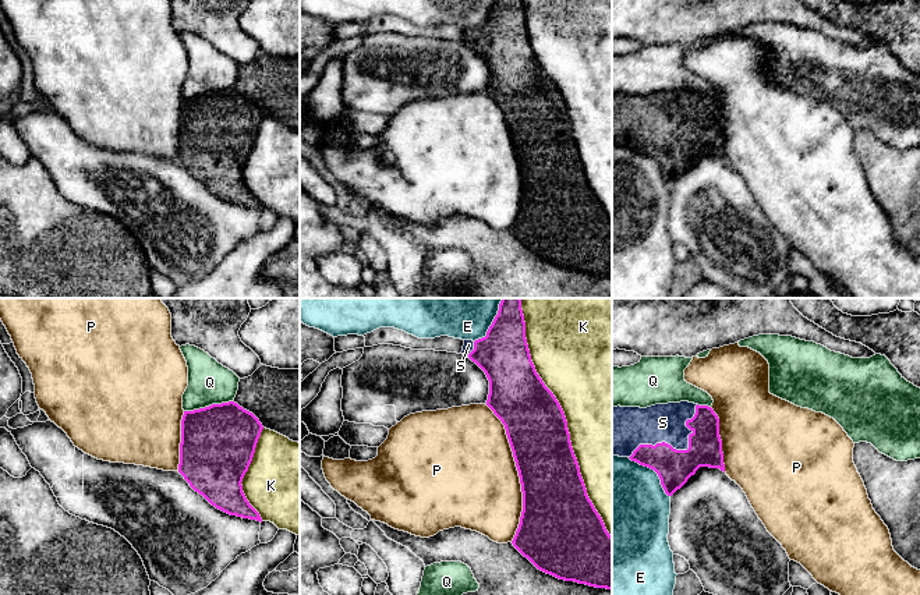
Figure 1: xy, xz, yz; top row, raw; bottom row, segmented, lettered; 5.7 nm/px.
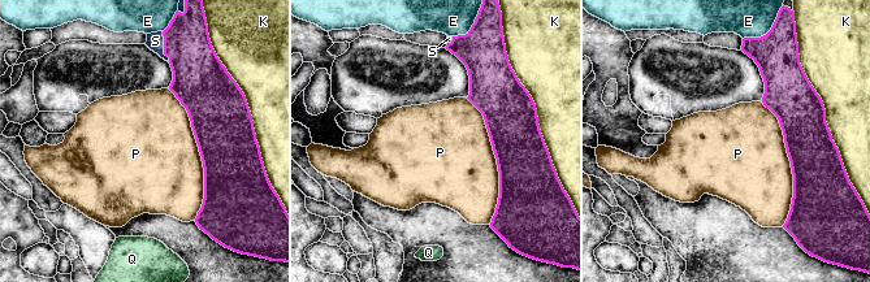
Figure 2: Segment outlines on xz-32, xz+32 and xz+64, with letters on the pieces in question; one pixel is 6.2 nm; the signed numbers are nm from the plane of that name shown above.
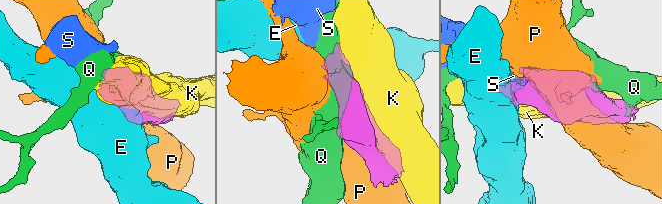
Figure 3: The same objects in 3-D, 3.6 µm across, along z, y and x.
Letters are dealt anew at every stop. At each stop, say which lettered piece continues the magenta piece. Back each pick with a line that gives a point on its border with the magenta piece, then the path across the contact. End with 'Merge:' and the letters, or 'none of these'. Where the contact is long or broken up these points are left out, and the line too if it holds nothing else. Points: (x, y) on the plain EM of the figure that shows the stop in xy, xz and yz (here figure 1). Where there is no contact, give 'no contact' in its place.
S: contact yz (679, 138)
Merge: S

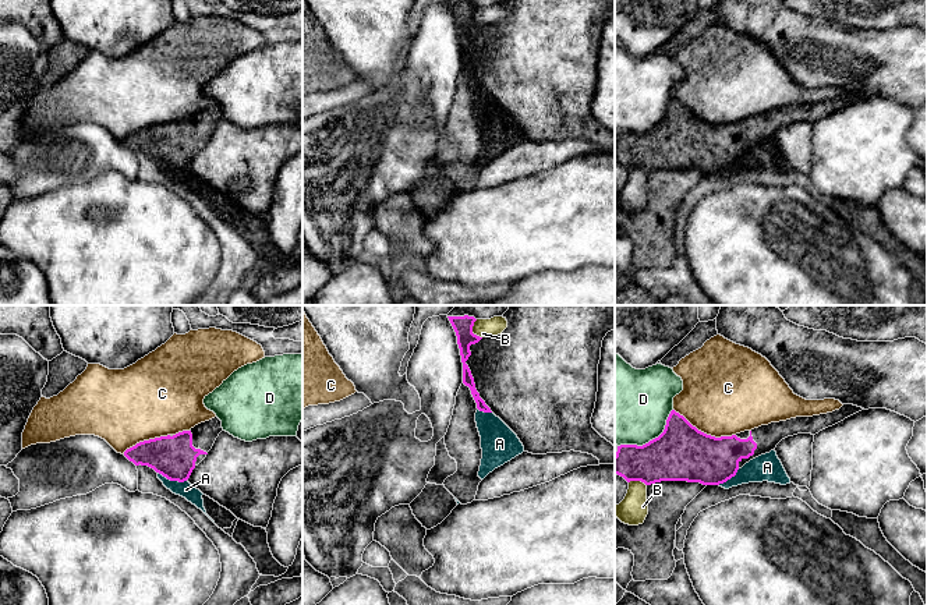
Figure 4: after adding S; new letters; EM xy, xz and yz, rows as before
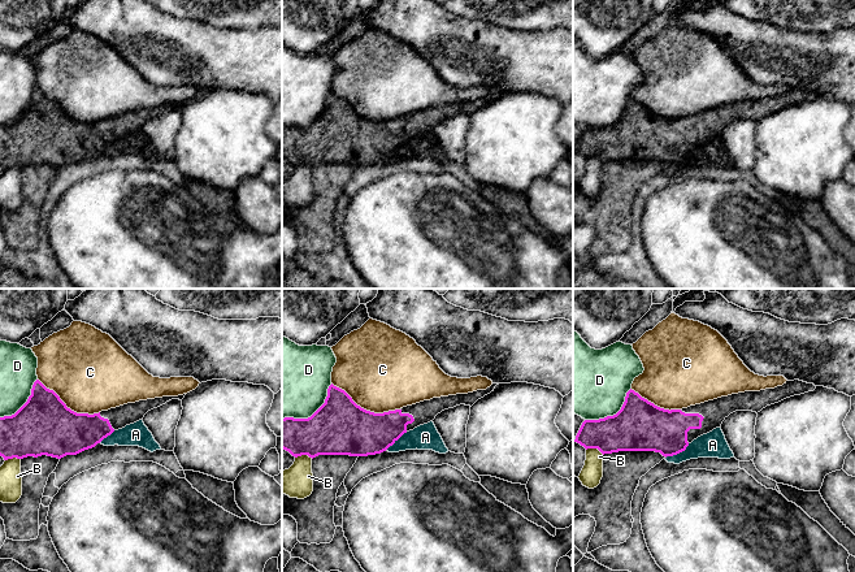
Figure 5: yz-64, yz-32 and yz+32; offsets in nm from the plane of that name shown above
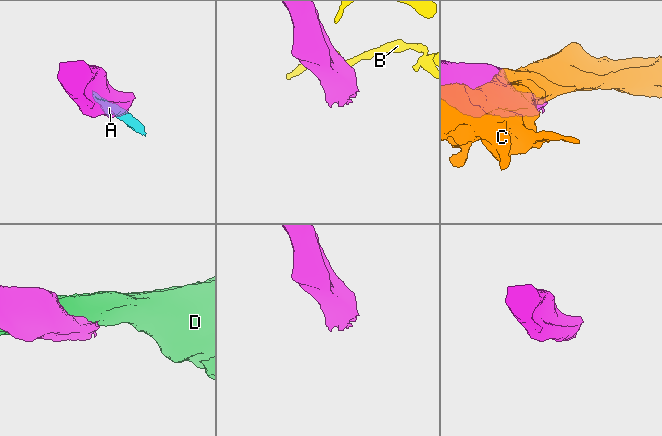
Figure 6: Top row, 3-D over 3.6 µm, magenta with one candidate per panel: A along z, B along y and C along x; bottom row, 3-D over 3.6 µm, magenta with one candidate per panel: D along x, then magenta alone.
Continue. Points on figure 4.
Merge: none of these

